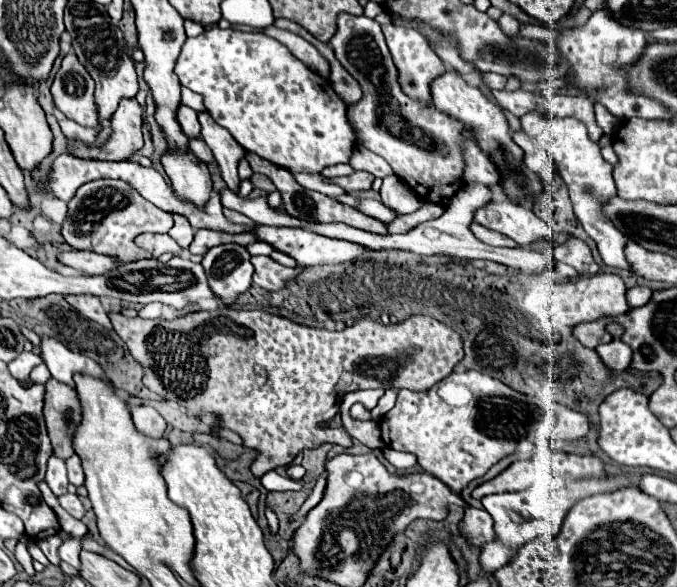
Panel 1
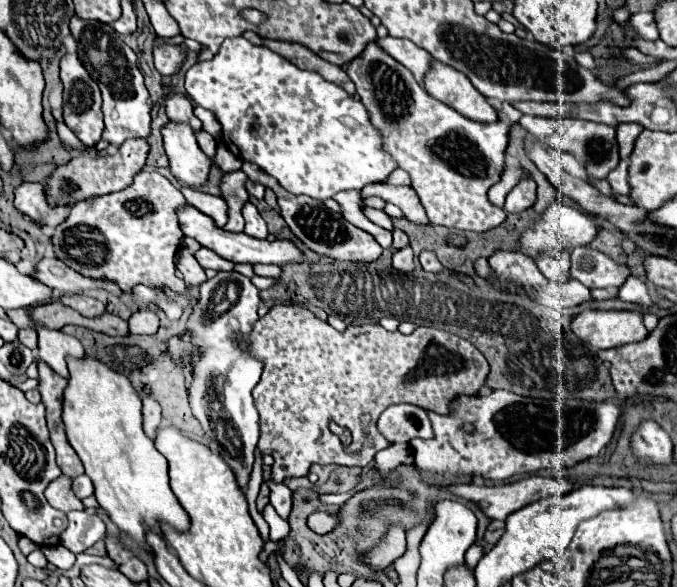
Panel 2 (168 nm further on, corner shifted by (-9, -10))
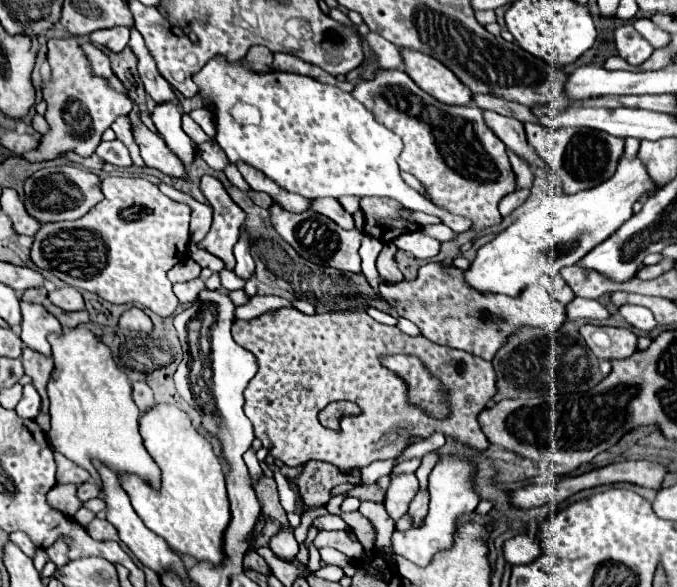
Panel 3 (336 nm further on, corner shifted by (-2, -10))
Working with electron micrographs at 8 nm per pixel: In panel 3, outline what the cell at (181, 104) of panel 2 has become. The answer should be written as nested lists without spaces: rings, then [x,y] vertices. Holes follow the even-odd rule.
[[[135,28],[131,30],[129,48],[131,48],[133,54],[137,56],[137,72],[139,72],[139,78],[141,78],[141,82],[143,82],[145,92],[147,92],[157,104],[169,102],[169,100],[177,100],[173,88],[171,88],[171,86],[167,84],[167,80],[159,74],[153,56],[151,56],[149,50],[145,48],[143,36],[141,36]]]

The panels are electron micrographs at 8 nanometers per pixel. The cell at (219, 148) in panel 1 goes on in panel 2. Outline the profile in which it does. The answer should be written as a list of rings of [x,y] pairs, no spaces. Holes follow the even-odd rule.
[[[246,202],[246,204],[244,204],[242,216],[244,216],[244,220],[246,220],[246,228],[244,228],[246,234],[258,236],[258,238],[266,238],[266,236],[268,236],[266,222],[264,222],[264,218],[260,216],[258,208],[256,208],[252,202]]]

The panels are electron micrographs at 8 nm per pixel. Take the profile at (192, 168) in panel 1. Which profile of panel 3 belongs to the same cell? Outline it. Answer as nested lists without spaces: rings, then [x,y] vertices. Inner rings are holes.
[[[163,102],[157,104],[151,112],[151,120],[157,126],[161,138],[167,142],[171,150],[183,160],[185,166],[189,166],[195,158],[195,142],[183,132],[181,128],[181,108],[177,102]]]

